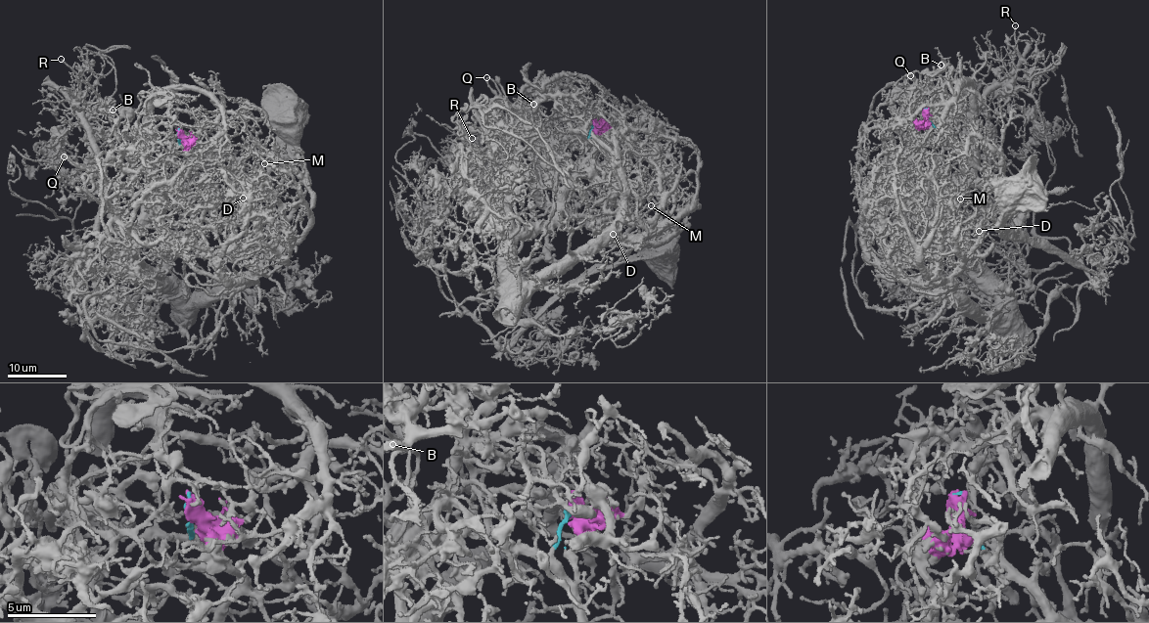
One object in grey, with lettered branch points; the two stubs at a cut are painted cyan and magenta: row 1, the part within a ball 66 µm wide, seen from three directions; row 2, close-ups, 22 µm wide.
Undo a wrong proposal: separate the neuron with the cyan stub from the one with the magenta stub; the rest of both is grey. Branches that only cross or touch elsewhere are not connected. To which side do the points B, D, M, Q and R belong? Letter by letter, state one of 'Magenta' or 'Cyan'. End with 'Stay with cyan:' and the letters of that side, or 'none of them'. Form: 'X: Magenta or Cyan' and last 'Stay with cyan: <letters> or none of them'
B: Magenta
D: Cyan
M: Cyan
Q: Magenta
R: Cyan
Stay with cyan: D, M, R

